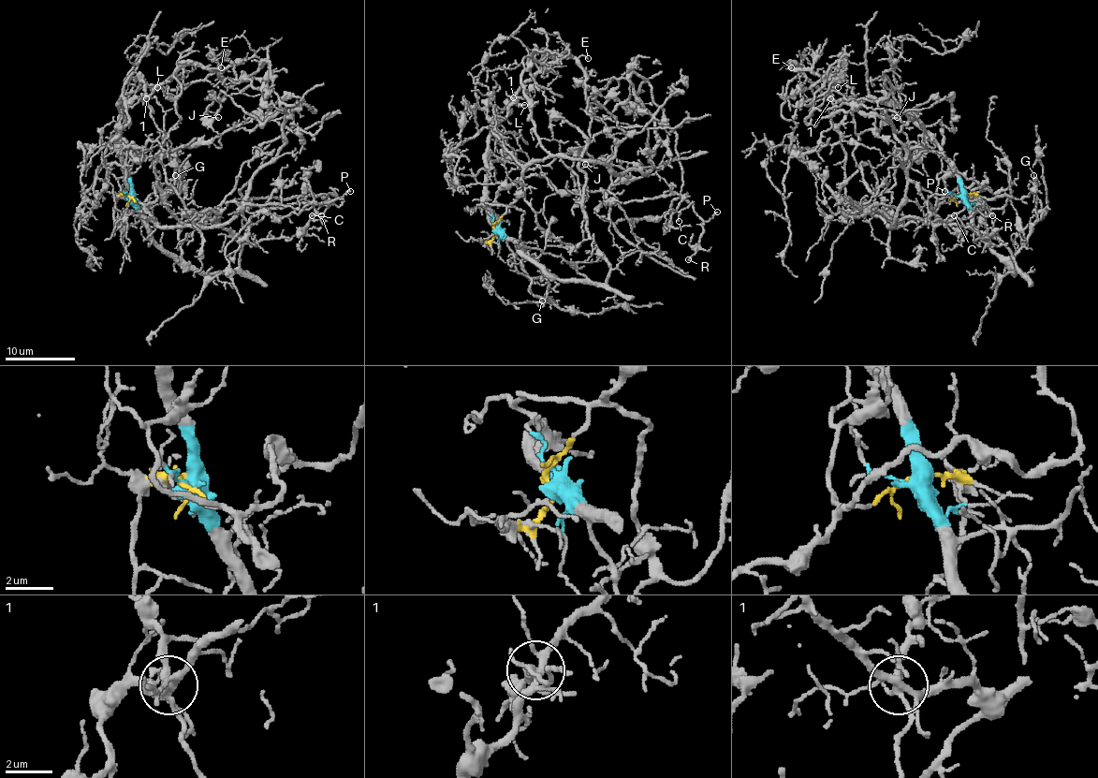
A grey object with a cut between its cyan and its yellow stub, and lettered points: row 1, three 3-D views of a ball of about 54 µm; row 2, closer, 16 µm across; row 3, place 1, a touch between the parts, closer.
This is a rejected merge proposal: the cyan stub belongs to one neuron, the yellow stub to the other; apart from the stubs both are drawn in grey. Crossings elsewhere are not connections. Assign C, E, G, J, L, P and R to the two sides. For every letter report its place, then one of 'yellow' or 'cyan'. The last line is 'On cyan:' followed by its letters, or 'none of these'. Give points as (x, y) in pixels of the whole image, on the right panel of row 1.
C: at (954, 215); yellow
E: at (791, 67); cyan
G: at (1033, 175); cyan
J: at (897, 117); yellow
L: at (838, 87); yellow
P: at (944, 191); yellow
R: at (992, 215); yellow
On cyan: E, G

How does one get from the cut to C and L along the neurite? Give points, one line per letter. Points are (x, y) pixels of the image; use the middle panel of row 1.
C: (495, 228), (524, 169), (550, 155), (608, 168), (617, 177), (607, 196), (611, 203), (680, 194), (680, 220)
L: (495, 228), (519, 177), (548, 153), (532, 123), (524, 70), (535, 82), (512, 98), (524, 106)

